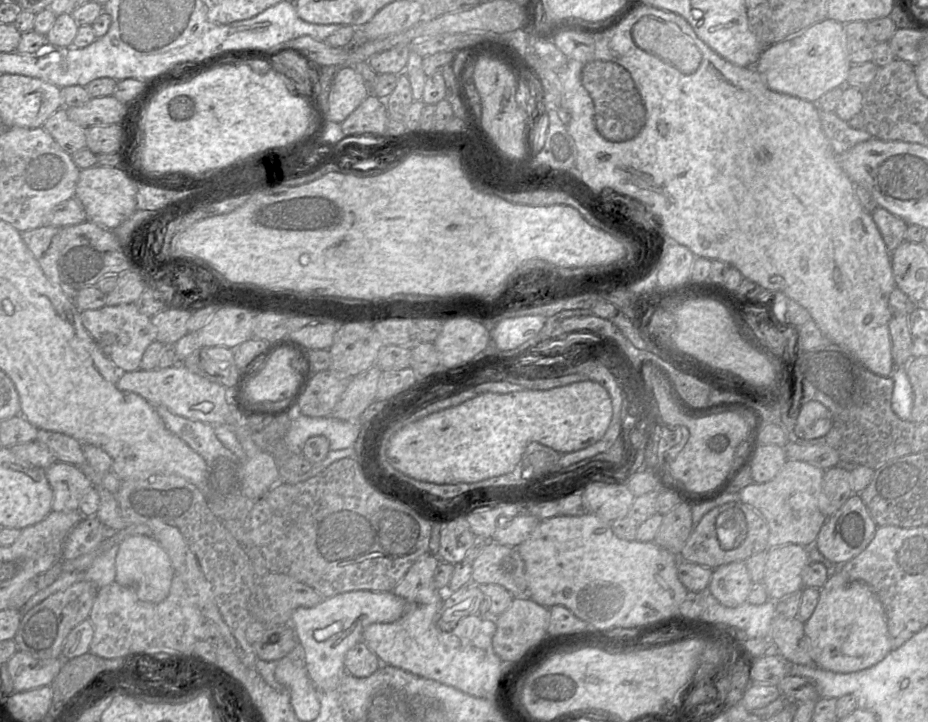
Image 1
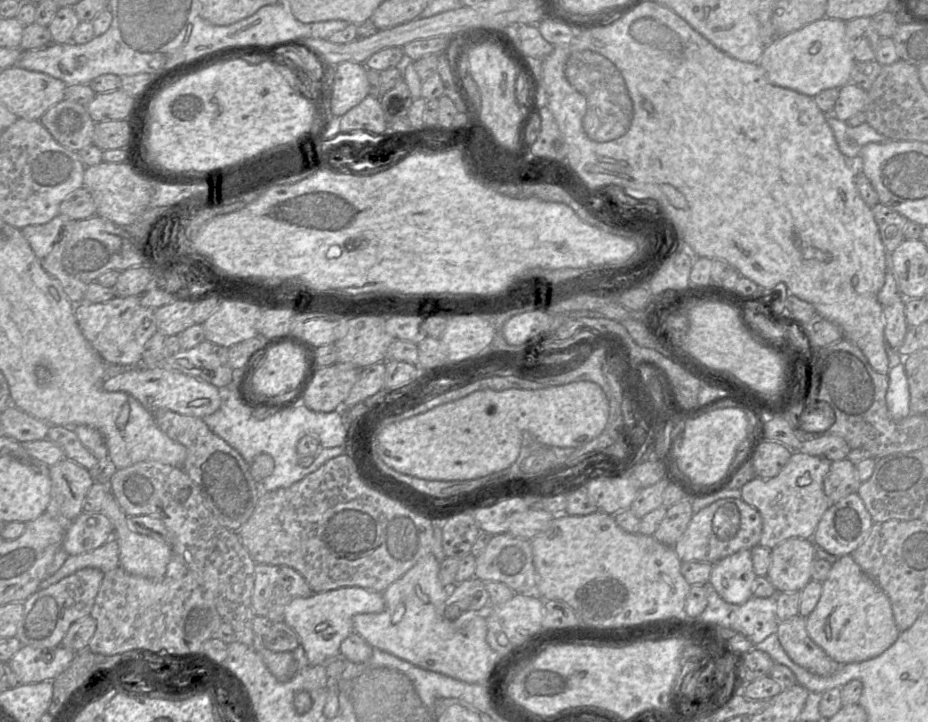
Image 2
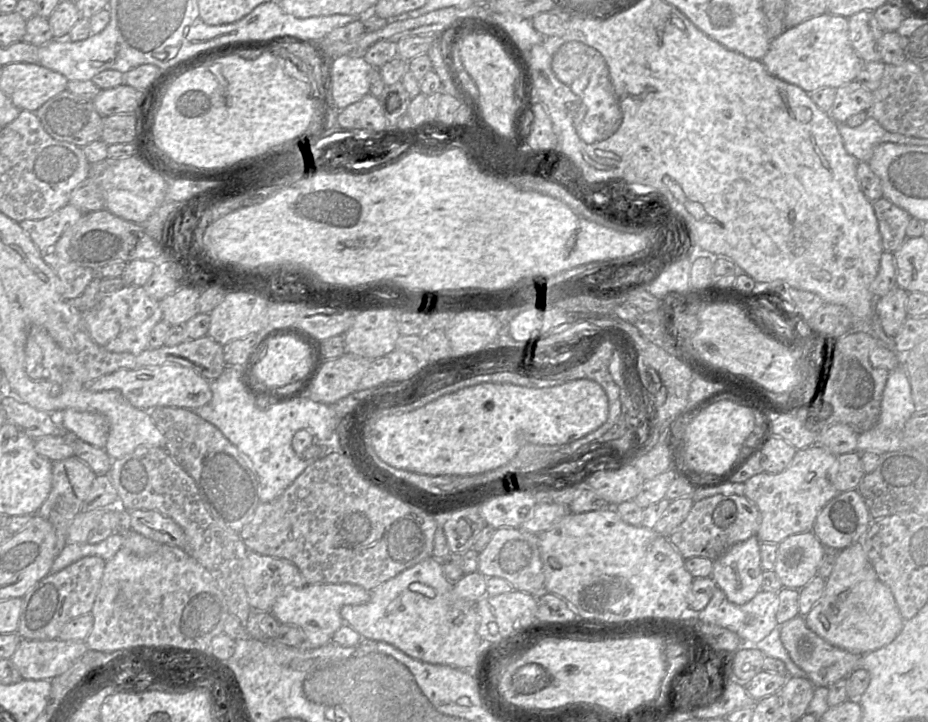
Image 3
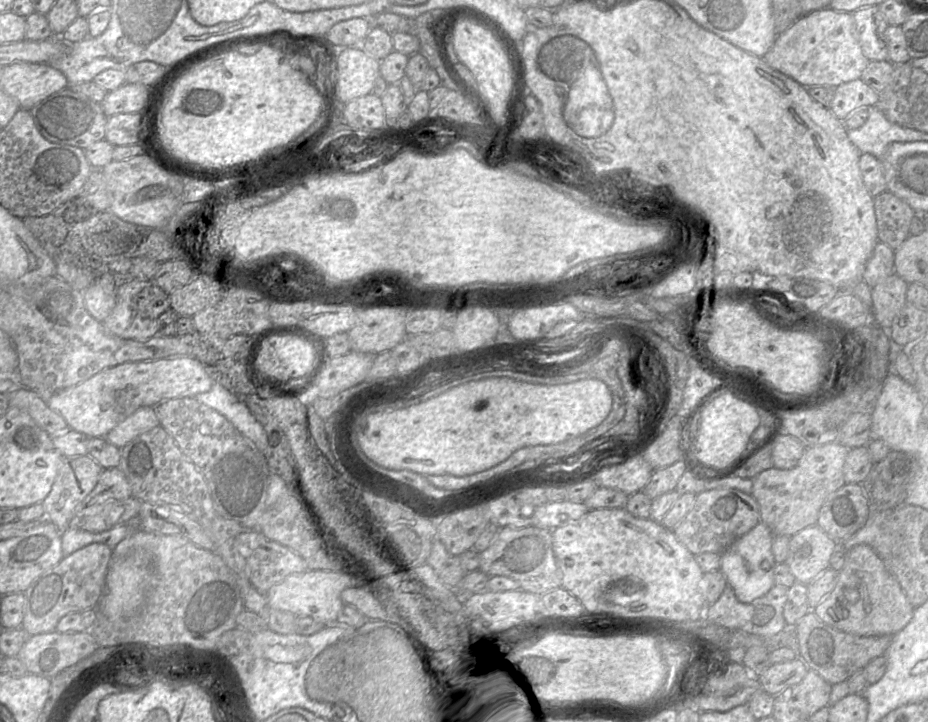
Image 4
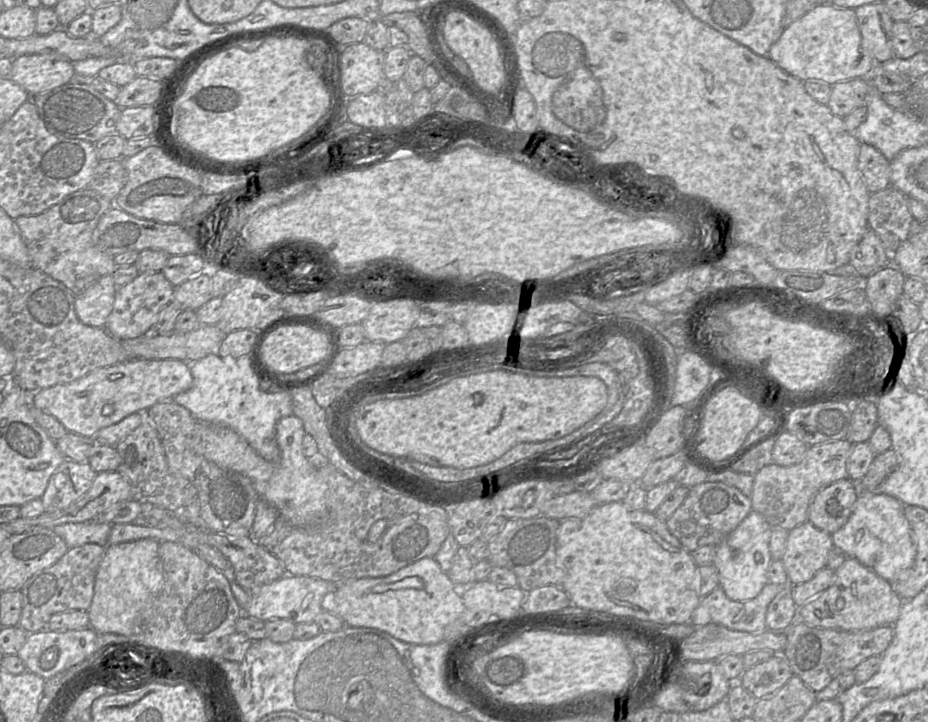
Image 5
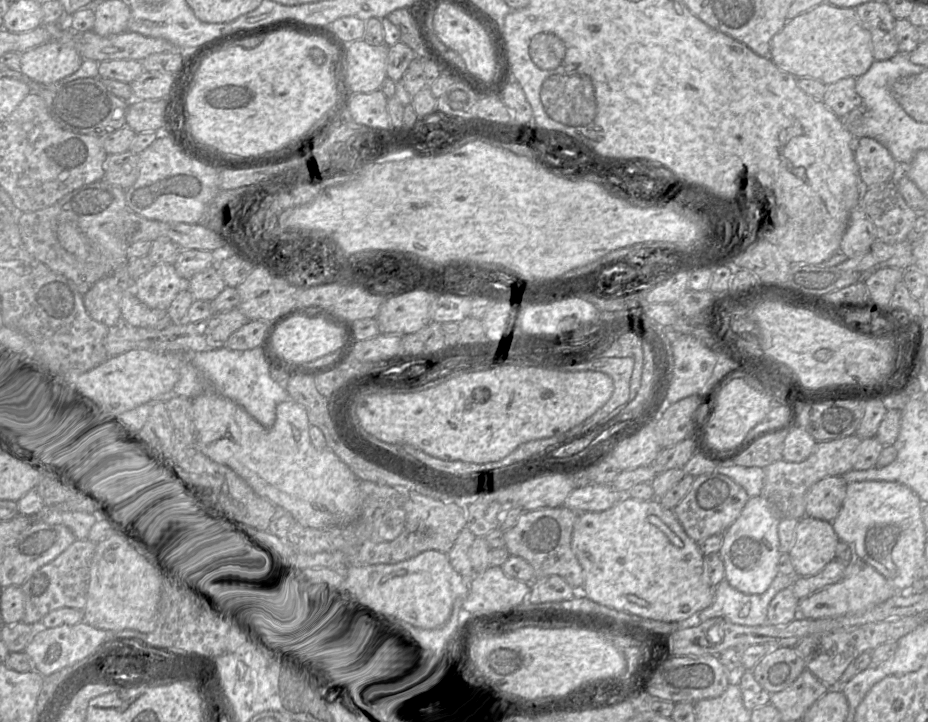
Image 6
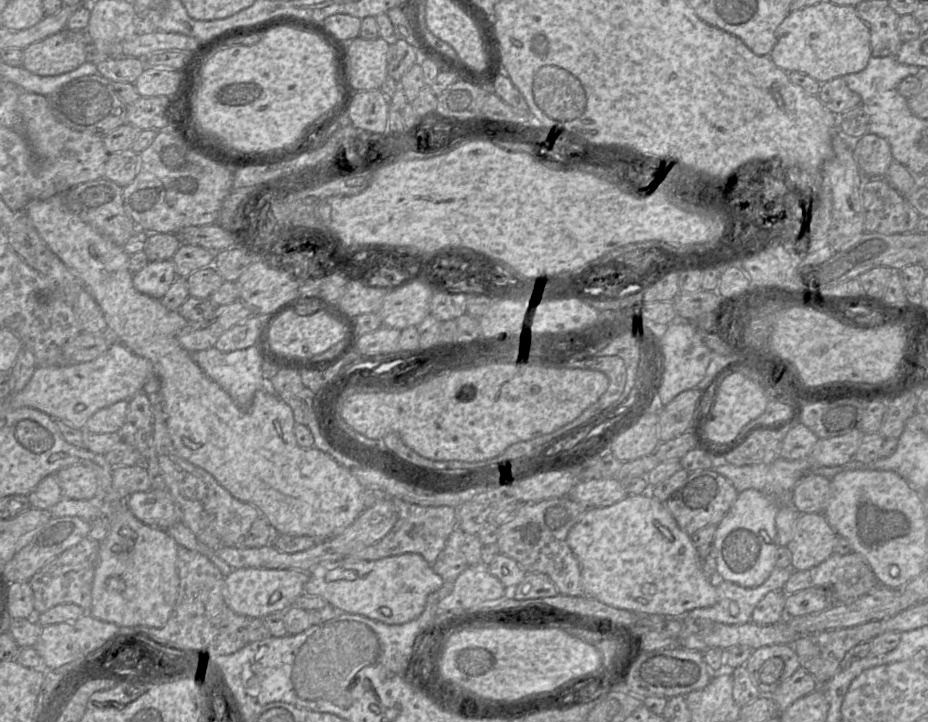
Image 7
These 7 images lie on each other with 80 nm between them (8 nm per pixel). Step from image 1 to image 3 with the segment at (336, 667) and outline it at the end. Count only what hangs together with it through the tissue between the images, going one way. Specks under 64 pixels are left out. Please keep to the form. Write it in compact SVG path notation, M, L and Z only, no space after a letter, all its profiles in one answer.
M341 583L341 584L307 584L302 588L287 588L275 601L270 613L284 624L298 626L305 637L305 645L310 648L318 648L332 641L334 633L344 624L341 616L341 609L345 605L361 605L370 600L371 593L361 586Z

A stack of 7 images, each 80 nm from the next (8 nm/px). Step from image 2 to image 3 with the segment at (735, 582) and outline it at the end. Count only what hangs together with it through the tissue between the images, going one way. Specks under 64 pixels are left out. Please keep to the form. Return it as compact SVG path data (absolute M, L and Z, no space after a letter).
M753 535L714 560L711 578L731 603L746 604L761 589L760 544Z

